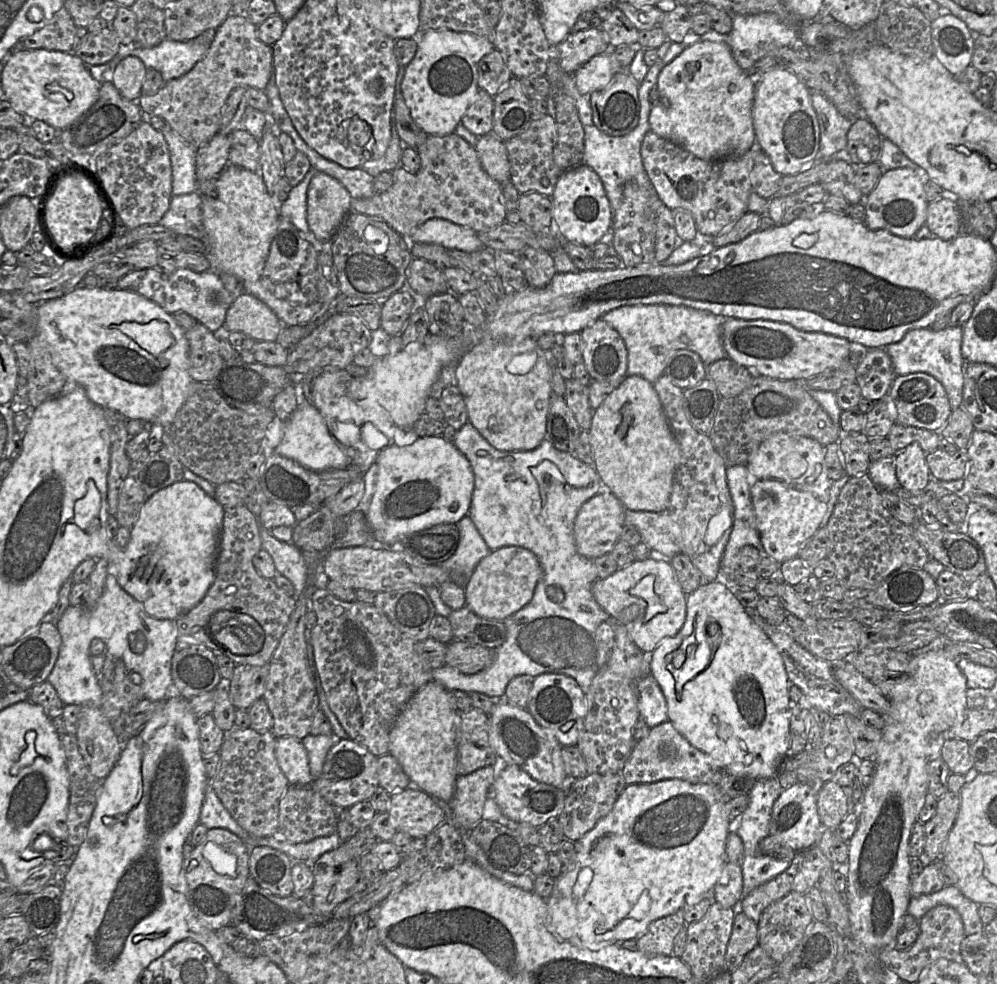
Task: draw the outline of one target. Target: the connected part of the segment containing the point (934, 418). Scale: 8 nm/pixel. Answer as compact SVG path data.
M916 372L895 377L889 390L889 397L895 404L896 422L931 431L940 431L948 422L952 408L943 385L933 376Z

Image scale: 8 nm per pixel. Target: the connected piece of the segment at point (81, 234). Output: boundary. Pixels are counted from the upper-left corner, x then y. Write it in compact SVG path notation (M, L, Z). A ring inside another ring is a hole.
M74 169L62 174L46 207L46 223L56 243L63 249L71 249L89 240L96 233L101 217L100 198L93 183Z

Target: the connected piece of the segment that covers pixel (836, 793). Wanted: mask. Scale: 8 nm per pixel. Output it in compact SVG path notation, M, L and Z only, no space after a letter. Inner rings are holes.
M834 780L823 783L818 792L817 807L823 827L836 829L848 814L843 787Z

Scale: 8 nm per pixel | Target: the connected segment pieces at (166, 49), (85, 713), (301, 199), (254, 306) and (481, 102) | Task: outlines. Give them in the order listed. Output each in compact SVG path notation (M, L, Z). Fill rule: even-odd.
M209 29L192 40L179 42L165 38L160 44L151 48L121 44L108 65L112 75L122 59L134 56L139 58L146 68L159 71L164 82L168 82L189 72L205 56L213 39L214 29Z
M83 705L76 738L89 771L104 780L117 763L123 747L112 729L111 721L99 708Z
M311 167L303 180L291 188L288 197L279 204L278 209L280 216L288 219L297 228L301 237L312 244L317 253L331 252L331 242L317 240L307 222L307 191L316 172L319 171Z
M243 292L228 309L223 326L213 333L218 340L228 338L229 332L242 332L255 341L274 342L283 326L264 302Z
M478 90L469 104L460 124L477 137L492 133L493 96L484 90Z

